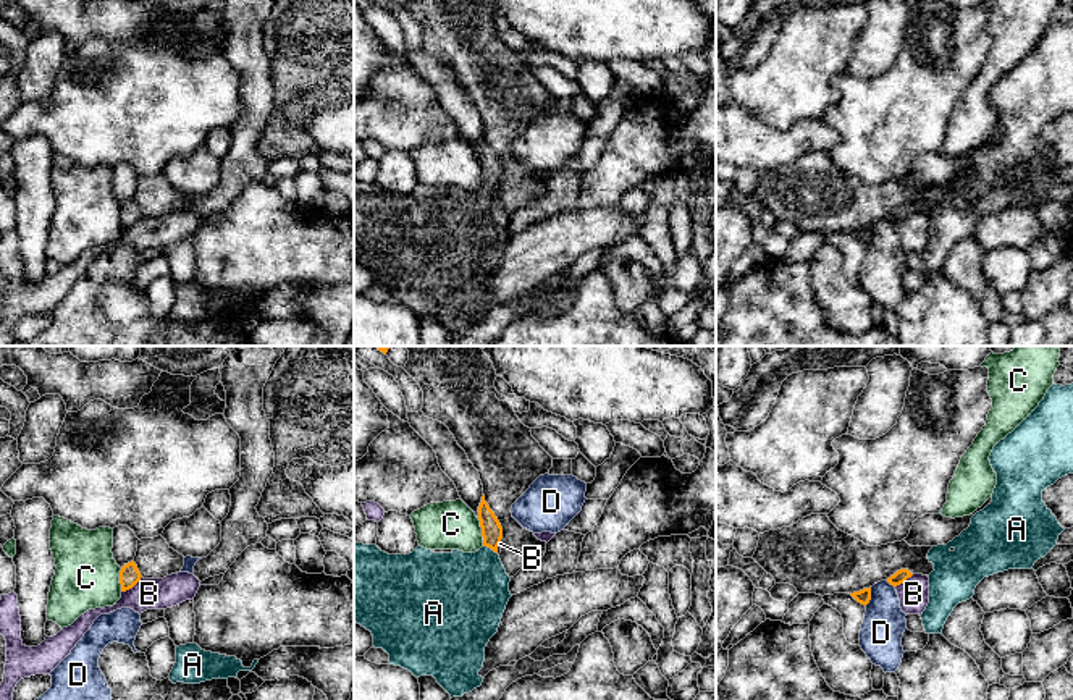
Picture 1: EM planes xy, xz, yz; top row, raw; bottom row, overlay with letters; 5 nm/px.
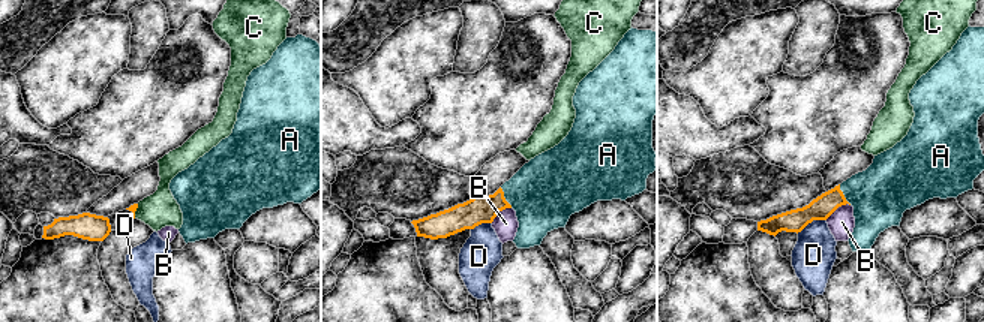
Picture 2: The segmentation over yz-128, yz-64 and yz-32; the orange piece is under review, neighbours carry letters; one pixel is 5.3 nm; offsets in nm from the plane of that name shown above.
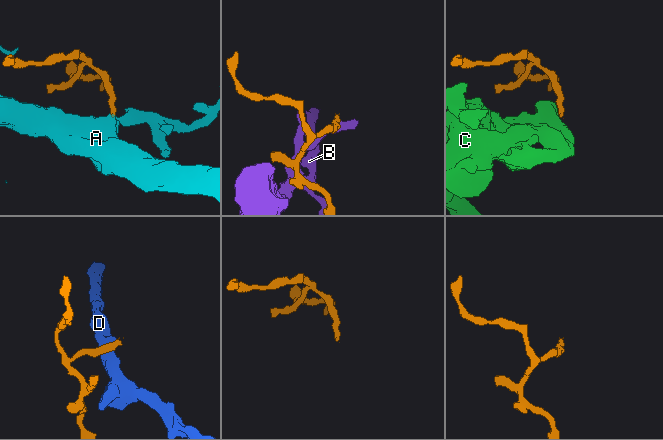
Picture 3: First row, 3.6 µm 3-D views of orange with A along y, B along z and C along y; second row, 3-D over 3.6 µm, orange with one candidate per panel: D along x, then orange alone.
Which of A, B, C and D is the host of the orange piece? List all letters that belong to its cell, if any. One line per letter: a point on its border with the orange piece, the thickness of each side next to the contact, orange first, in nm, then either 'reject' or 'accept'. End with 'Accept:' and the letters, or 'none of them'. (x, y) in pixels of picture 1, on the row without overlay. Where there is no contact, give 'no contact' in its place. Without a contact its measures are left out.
A: xz (490, 185) | 110/380 nm | accept
B: xy (131, 225) | 100/160 nm | reject
C: xz (482, 170) | 110/240 nm | reject
D: yz (870, 235) | 70/220 nm | reject
Accept: A

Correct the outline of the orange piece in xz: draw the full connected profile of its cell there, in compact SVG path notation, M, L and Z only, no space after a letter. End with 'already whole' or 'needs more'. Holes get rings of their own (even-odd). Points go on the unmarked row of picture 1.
M485 133L482 134L482 141L478 144L478 158L482 165L483 184L475 191L464 191L459 188L452 188L451 191L435 191L419 183L409 192L388 192L377 183L364 183L354 179L354 259L372 270L373 285L383 286L389 293L389 302L401 304L410 309L415 315L433 314L436 320L451 333L451 336L462 335L464 331L469 331L482 323L483 315L478 312L478 309L483 306L485 285L498 270L506 242L512 234L509 230L511 215L506 212L506 207L498 192L498 184L503 176L503 165L485 139Z; needs more

